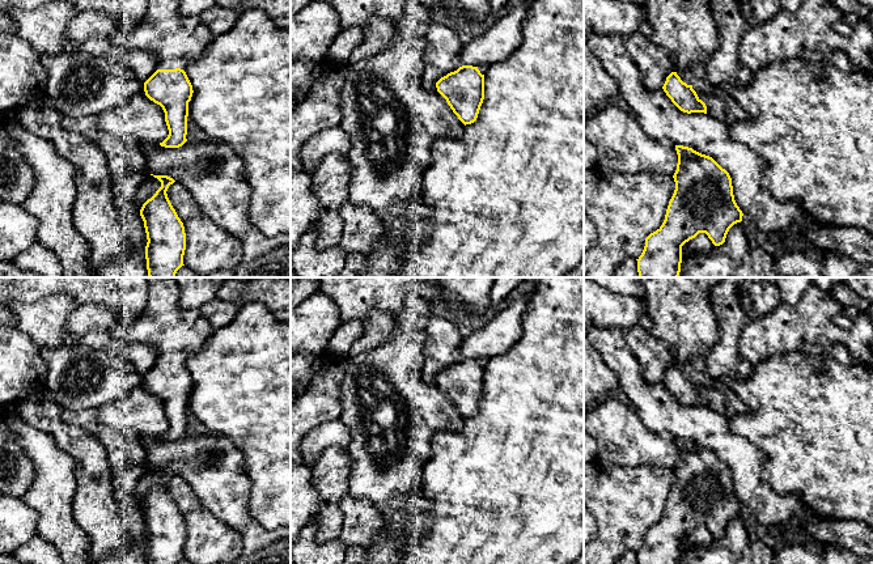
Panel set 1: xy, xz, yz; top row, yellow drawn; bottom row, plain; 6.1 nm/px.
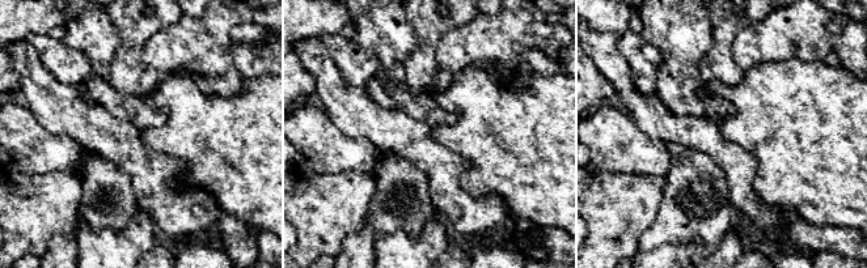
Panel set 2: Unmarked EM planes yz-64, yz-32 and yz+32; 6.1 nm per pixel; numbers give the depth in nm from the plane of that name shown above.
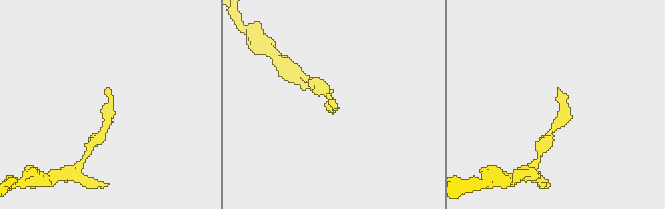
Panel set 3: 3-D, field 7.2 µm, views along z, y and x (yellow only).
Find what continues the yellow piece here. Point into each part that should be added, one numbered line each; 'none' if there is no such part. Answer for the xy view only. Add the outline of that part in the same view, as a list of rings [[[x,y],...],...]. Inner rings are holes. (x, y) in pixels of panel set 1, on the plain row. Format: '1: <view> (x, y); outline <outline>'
1: xy (176, 334); outline [[[145,277],[148,300],[144,310],[132,323],[118,325],[113,334],[128,342],[139,342],[156,348],[157,362],[186,364],[187,359],[203,348],[213,328],[199,310],[183,310],[179,306],[179,288],[173,277]]]

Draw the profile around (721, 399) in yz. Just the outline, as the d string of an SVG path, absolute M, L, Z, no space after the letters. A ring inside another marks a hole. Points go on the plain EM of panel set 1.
M692 378L699 393L702 393L707 399L707 407L719 412L729 419L739 414L749 412L747 406L742 399L729 387L722 385L713 385L702 378Z

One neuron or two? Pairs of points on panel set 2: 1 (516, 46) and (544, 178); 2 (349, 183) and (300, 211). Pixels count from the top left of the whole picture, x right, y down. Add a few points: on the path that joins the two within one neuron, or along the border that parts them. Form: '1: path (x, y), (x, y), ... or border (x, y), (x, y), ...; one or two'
1: border (483, 63), (493, 63), (503, 73), (512, 75); two
2: path (337, 195), (326, 205), (312, 205); one

